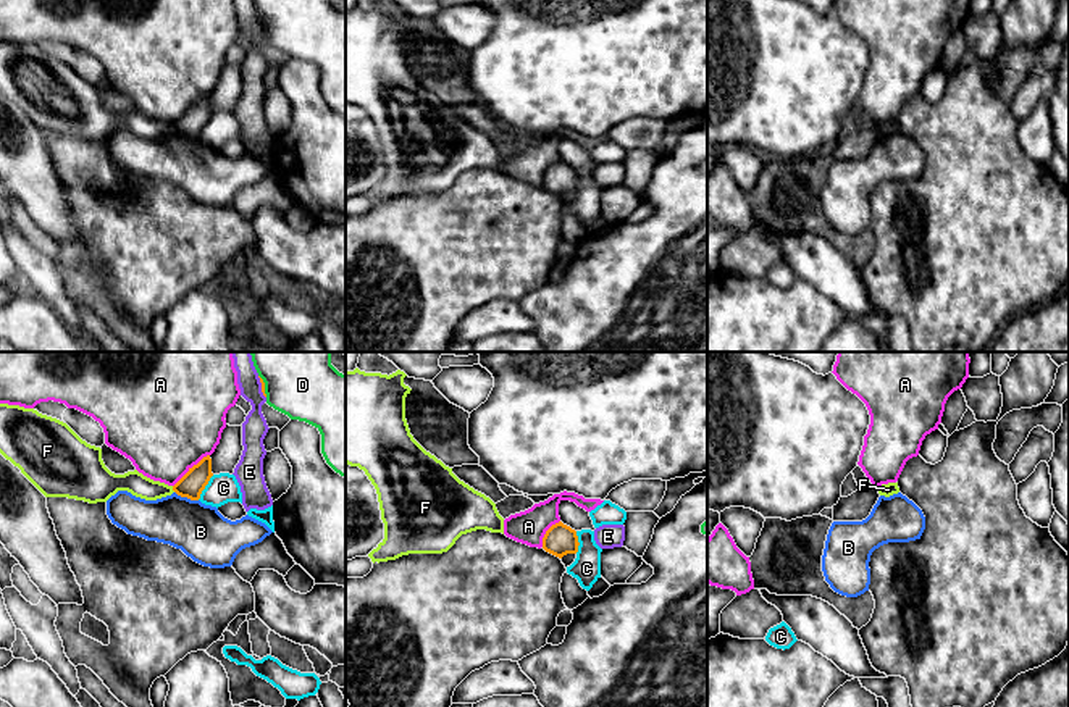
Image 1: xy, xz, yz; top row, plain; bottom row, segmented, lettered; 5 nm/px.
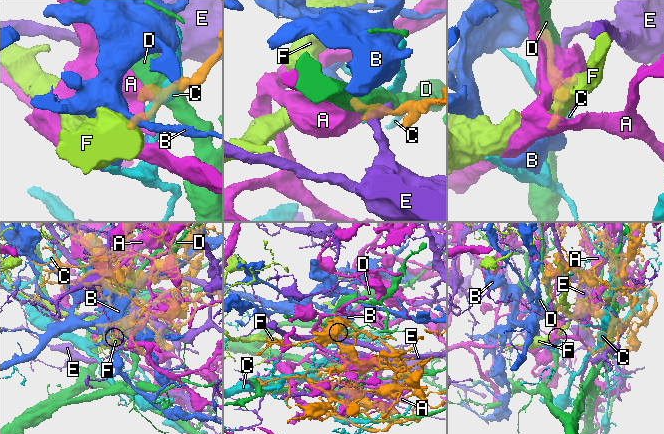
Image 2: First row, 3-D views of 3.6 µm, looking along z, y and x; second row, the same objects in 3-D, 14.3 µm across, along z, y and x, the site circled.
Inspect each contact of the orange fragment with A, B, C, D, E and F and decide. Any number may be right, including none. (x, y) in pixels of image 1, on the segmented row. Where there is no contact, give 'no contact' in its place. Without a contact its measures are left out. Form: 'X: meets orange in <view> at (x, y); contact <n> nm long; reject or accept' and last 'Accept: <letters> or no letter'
A: meets orange in xy at (191, 468); contact 240 nm long; reject
B: meets orange in xy at (186, 496); contact 130 nm long; reject
C: meets orange in xy at (204, 488); contact 150 nm long; reject
D: meets orange in xy at (264, 386); contact 120 nm long; reject
E: meets orange in xy at (262, 388); contact 120 nm long; reject
F: meets orange in xy at (173, 489); contact 40 nm long; reject
Accept: no letter

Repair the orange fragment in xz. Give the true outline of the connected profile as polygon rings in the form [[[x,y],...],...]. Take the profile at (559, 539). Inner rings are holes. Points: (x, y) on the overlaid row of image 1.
[[[562,521],[552,525],[543,538],[543,549],[559,558],[567,554],[576,554],[578,546],[576,531]]]

